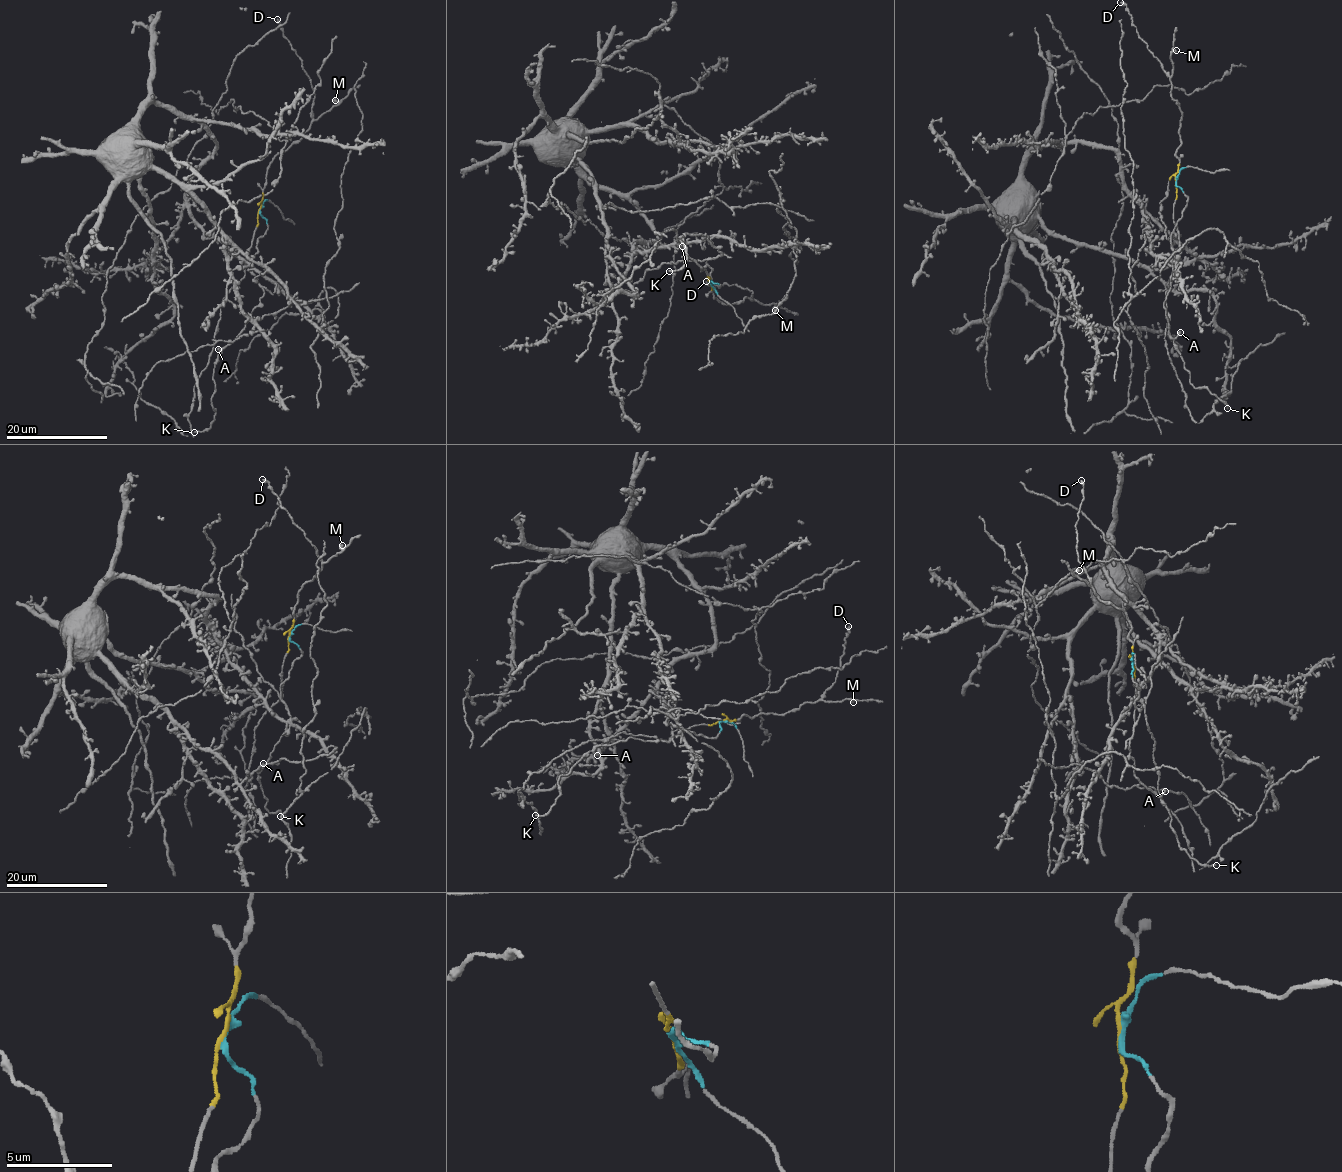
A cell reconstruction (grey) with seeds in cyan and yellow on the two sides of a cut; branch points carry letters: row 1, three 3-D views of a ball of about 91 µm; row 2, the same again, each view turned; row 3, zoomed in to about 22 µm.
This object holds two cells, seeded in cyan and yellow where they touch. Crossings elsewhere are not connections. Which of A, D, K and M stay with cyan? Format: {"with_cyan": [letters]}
{"with_cyan": ["A", "K"]}

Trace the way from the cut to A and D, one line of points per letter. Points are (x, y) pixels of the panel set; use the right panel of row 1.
A: (1175, 181), (1187, 198), (1187, 204), (1171, 234), (1175, 266), (1164, 302), (1168, 332), (1173, 338), (1181, 332)
D: (1175, 181), (1182, 112), (1172, 97), (1170, 78), (1162, 64), (1140, 38), (1128, 8), (1120, 2)

